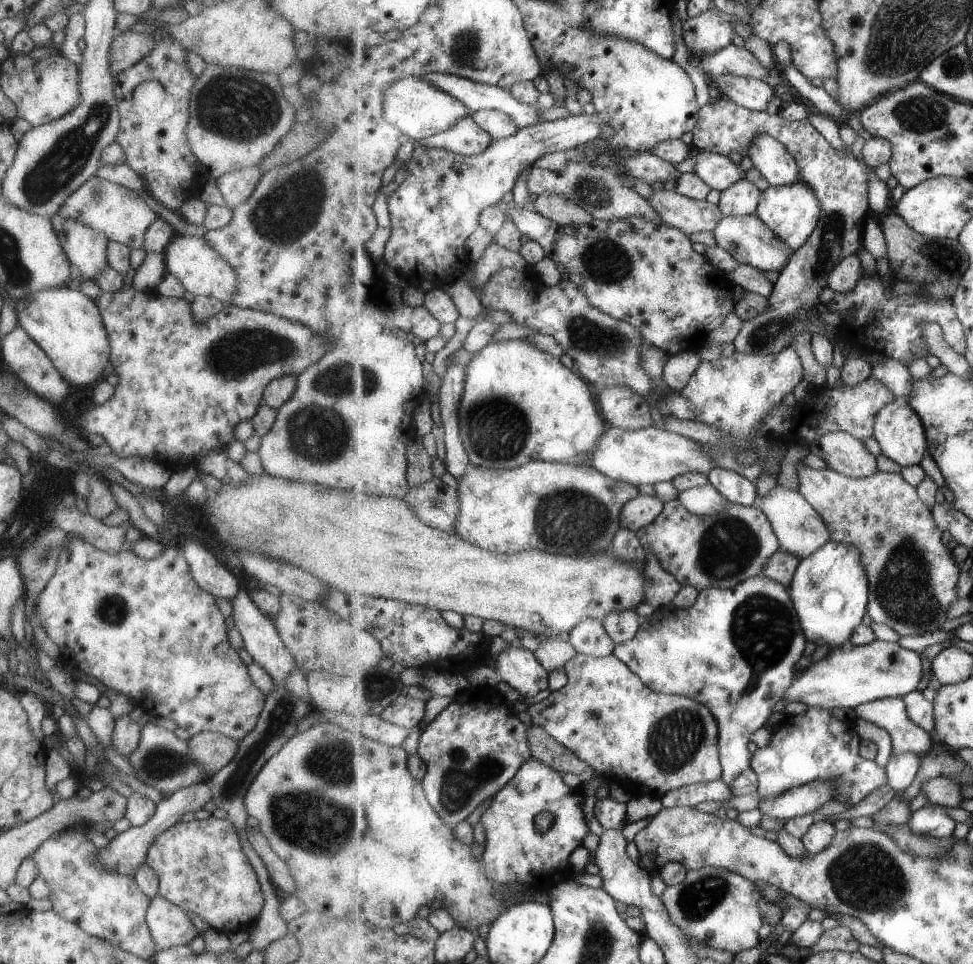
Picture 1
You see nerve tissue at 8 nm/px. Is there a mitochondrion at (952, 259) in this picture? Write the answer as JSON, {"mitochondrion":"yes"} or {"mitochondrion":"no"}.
{"mitochondrion":"yes"}

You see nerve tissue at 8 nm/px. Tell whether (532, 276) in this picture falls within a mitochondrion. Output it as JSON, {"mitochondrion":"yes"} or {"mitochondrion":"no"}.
{"mitochondrion":"no"}

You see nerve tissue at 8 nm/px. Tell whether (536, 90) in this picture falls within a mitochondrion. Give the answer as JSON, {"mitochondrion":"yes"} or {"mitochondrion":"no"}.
{"mitochondrion":"no"}

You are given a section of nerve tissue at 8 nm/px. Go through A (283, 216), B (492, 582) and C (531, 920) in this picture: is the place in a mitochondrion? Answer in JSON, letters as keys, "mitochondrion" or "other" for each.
{"A":"mitochondrion","B":"other","C":"other"}

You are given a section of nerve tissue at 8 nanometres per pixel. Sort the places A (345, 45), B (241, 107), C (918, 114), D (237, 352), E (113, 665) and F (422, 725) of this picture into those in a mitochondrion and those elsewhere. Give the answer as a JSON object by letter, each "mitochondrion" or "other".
{"A":"other","B":"mitochondrion","C":"mitochondrion","D":"mitochondrion","E":"other","F":"other"}

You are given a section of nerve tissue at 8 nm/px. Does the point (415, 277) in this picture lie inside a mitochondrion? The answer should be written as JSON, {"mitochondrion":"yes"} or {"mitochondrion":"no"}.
{"mitochondrion":"no"}

